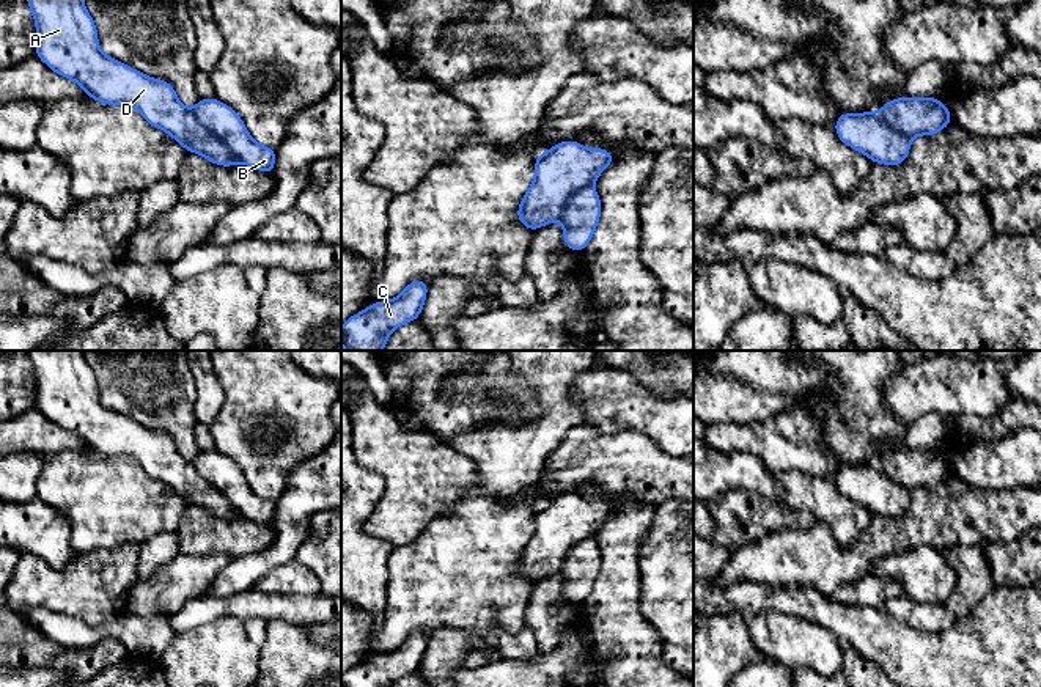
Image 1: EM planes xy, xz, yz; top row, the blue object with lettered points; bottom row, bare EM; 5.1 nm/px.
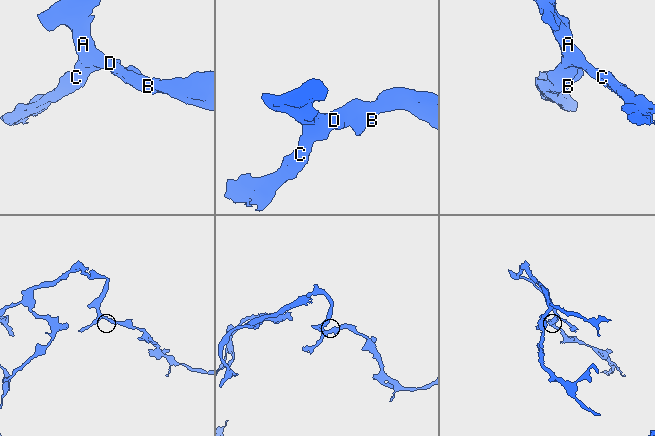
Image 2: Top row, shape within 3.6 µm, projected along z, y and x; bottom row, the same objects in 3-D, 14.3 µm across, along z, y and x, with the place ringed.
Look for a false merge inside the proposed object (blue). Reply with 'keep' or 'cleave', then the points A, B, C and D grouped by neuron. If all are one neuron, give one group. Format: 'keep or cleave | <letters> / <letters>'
cleave | A C D / B

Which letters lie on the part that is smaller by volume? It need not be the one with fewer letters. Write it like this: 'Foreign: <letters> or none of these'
Foreign: B

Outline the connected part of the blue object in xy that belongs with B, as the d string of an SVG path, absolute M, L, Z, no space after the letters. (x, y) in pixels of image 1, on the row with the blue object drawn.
M215 97L200 99L192 108L198 121L219 137L241 163L263 173L272 173L275 149L256 143L242 123L241 116Z

